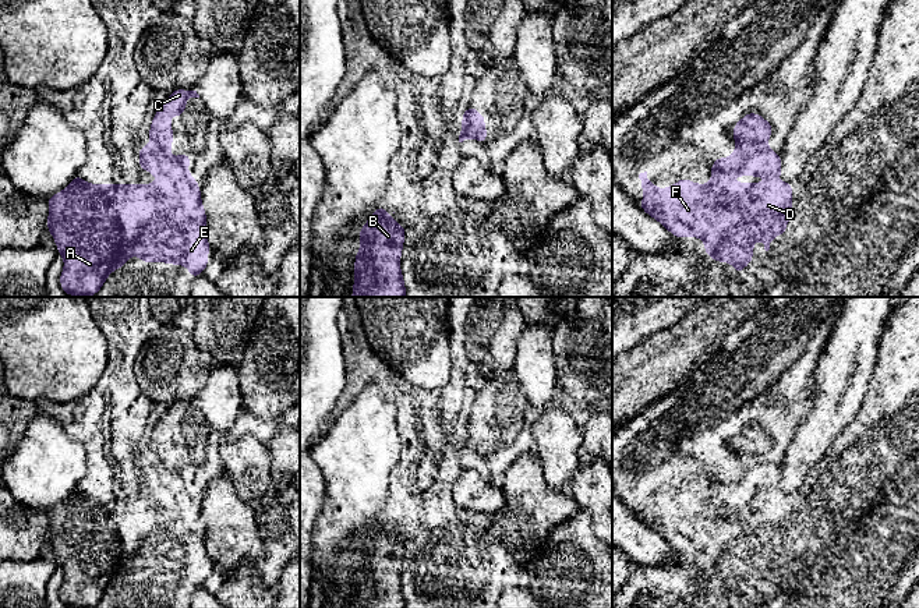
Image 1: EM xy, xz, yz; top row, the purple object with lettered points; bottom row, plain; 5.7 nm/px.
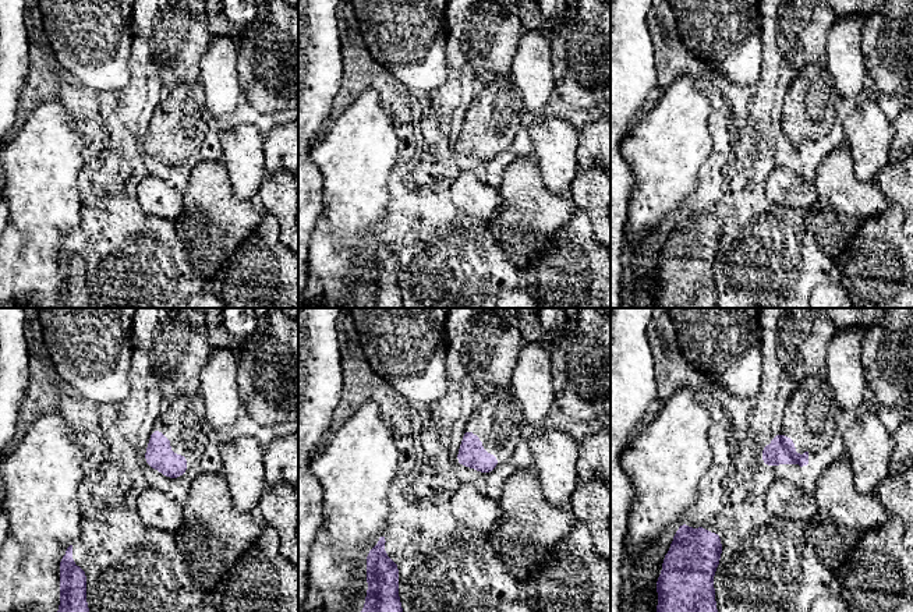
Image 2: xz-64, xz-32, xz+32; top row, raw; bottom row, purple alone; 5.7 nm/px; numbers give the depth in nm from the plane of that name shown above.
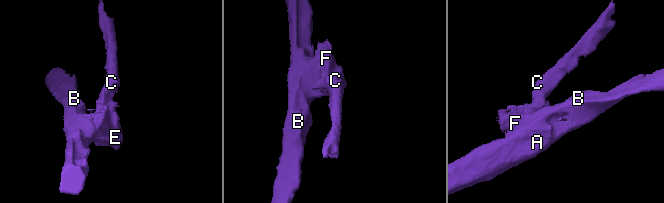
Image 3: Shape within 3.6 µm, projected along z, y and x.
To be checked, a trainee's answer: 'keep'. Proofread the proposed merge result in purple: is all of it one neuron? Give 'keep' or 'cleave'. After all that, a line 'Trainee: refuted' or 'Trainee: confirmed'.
cleave
Trainee: refuted

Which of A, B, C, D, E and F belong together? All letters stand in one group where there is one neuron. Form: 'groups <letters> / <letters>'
groups A B D E F / C

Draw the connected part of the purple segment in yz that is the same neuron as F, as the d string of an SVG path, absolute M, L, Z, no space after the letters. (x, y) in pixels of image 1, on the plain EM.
M738 453L731 469L714 471L710 496L693 496L690 491L679 491L676 496L658 502L655 496L648 494L647 484L640 485L644 509L639 517L675 551L701 549L706 569L713 569L715 575L732 575L734 584L740 586L753 573L754 552L763 552L764 562L768 563L770 554L777 547L787 545L787 534L792 529L792 495L785 492L778 496L722 494L724 488L732 491L735 487L781 489L781 467L773 464L766 453Z

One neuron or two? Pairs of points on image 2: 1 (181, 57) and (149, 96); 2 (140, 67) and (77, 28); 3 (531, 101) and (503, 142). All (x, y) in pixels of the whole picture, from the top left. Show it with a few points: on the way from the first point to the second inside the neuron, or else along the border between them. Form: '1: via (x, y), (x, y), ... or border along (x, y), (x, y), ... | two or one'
1: via (173, 67), (154, 87) | one
2: border along (134, 36), (130, 55), (130, 81), (124, 87) | two
3: border along (512, 80), (524, 110) | two

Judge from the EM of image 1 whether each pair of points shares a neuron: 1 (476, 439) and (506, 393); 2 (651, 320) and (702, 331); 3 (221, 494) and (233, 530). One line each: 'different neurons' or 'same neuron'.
1: same neuron
2: different neurons
3: same neuron

